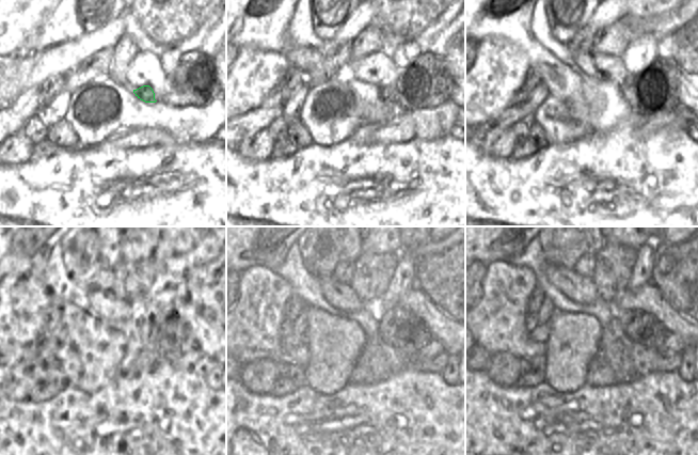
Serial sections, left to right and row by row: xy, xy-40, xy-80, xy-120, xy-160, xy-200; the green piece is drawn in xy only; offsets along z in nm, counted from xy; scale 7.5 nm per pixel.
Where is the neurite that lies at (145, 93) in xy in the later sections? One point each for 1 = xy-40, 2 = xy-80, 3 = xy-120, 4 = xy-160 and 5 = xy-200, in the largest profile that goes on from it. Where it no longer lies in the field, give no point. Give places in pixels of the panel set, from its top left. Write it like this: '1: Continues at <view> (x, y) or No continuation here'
1: Continues at xy-40 (402, 88)
2: Continues at xy-80 (638, 85)
3: Continues at xy-120 (153, 323)
4: Continues at xy-160 (393, 320)
5: Continues at xy-200 (633, 322).

